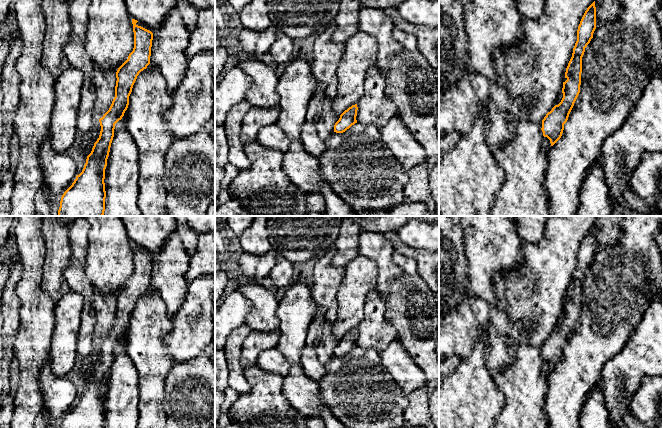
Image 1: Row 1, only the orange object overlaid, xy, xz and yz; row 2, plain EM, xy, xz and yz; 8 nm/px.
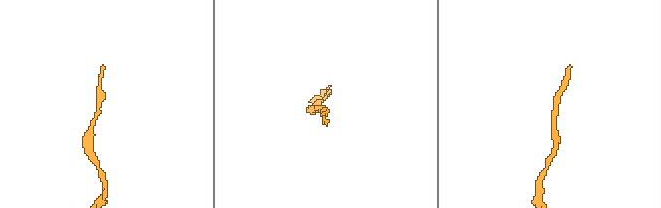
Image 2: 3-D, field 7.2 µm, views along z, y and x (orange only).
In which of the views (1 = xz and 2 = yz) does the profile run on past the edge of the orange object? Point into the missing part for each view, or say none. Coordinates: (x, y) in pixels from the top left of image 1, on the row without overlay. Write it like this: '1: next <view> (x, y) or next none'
1: next none
2: next none

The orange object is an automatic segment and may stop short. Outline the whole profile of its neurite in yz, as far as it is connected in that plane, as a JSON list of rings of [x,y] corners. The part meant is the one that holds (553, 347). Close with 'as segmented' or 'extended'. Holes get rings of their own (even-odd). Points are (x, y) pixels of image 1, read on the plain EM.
[[[595,225],[587,232],[585,235],[577,254],[577,265],[573,272],[572,281],[568,287],[565,296],[565,302],[567,303],[563,306],[563,322],[558,329],[555,329],[550,336],[546,338],[542,344],[542,356],[543,360],[550,364],[551,370],[553,370],[562,360],[564,354],[564,348],[567,346],[569,338],[574,330],[574,327],[580,317],[581,309],[581,297],[582,297],[582,281],[585,276],[585,272],[590,267],[593,262],[593,257],[596,253],[596,231]]]; as segmented

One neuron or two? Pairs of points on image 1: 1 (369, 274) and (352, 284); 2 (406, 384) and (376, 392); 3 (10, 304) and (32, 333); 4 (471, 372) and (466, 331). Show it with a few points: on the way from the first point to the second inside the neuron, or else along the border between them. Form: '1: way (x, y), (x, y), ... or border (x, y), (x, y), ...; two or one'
1: way (365, 274), (356, 282); one
2: border (385, 367), (406, 397); two
3: border (16, 293), (19, 299), (19, 329), (14, 338); two
4: border (479, 335), (471, 352), (458, 362); two

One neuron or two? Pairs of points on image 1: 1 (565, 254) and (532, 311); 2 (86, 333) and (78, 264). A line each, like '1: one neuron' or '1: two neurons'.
1: one neuron
2: one neuron

